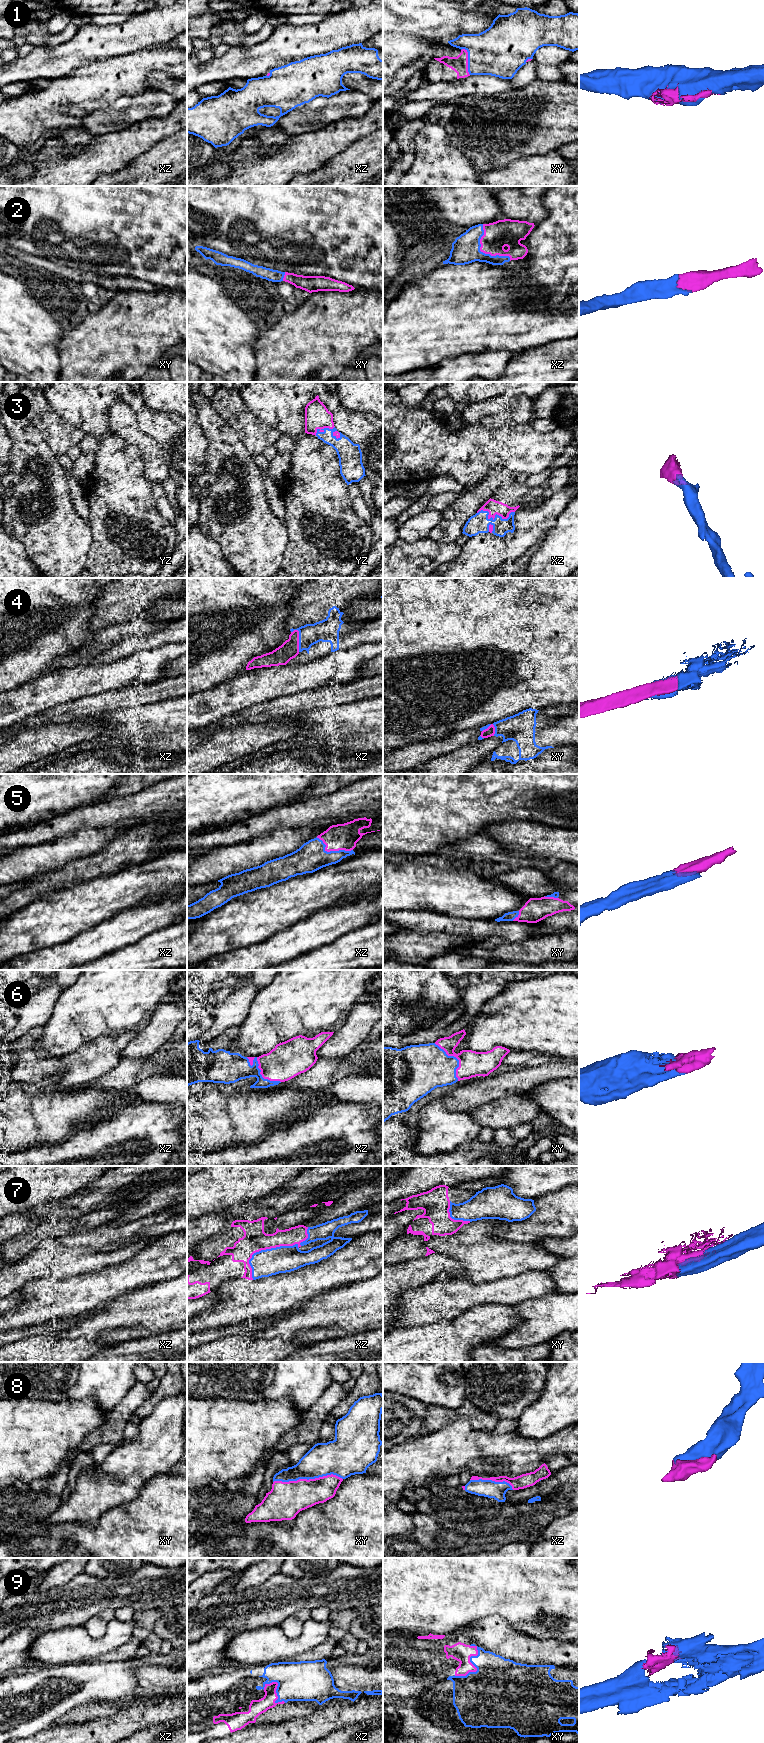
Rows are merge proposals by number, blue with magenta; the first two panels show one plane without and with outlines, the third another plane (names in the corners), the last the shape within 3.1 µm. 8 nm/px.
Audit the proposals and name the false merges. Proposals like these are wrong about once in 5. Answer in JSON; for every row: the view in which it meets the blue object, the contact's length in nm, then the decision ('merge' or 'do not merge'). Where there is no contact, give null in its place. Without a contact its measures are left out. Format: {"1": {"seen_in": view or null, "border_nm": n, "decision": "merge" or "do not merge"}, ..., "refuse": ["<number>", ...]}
{"1": {"seen_in": "xy", "border_nm": 220, "decision": "merge"}, "2": {"seen_in": "xz", "border_nm": 380, "decision": "merge"}, "3": {"seen_in": "xz", "border_nm": 300, "decision": "merge"}, "4": {"seen_in": "xz", "border_nm": 190, "decision": "do not merge"}, "5": {"seen_in": "xz", "border_nm": 320, "decision": "merge"}, "6": {"seen_in": "xz", "border_nm": 340, "decision": "merge"}, "7": {"seen_in": "xz", "border_nm": 600, "decision": "merge"}, "8": {"seen_in": "xy", "border_nm": 550, "decision": "merge"}, "9": {"seen_in": "xy", "border_nm": 300, "decision": "do not merge"}, "refuse": ["4", "9"]}

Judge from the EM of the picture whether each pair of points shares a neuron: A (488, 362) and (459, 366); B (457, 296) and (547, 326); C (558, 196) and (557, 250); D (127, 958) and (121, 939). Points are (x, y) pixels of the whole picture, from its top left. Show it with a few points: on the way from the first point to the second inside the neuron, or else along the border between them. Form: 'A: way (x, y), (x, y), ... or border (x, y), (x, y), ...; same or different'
A: way (481, 365), (466, 366); same
B: way (479, 308), (488, 308), (525, 323); same
C: way (558, 209), (558, 237); same
D: border (145, 936), (134, 943), (102, 956); different

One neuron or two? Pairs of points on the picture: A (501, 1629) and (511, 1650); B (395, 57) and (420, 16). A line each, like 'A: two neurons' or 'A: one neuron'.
A: one neuron
B: two neurons

